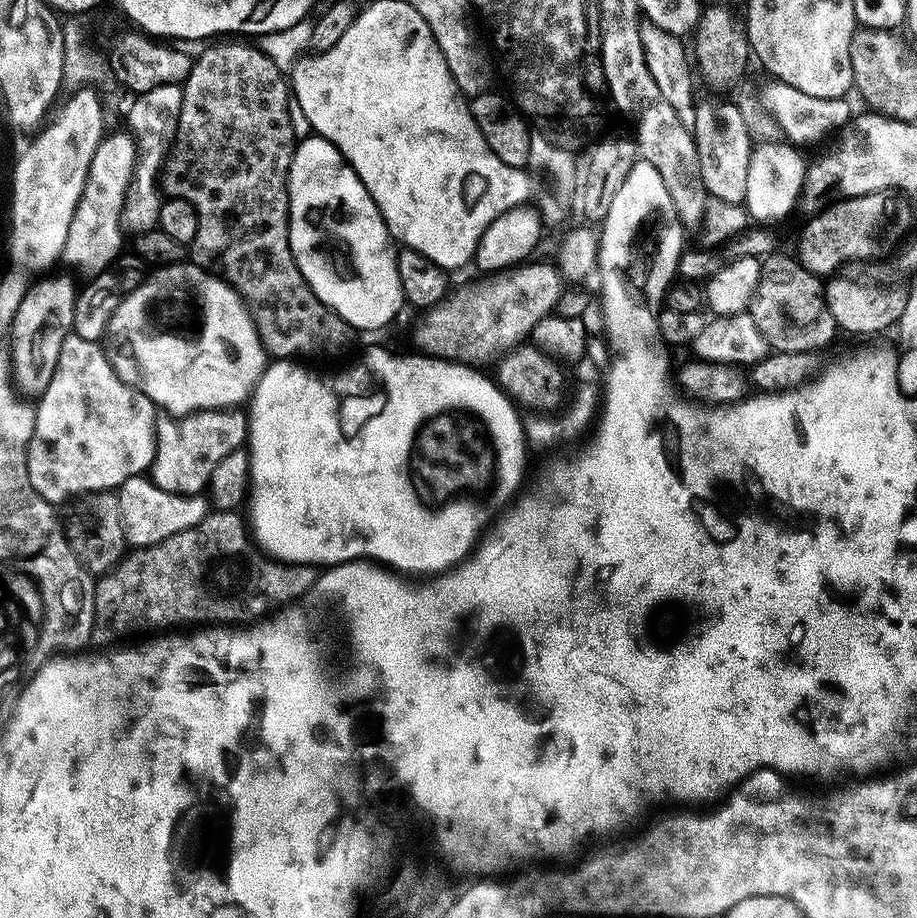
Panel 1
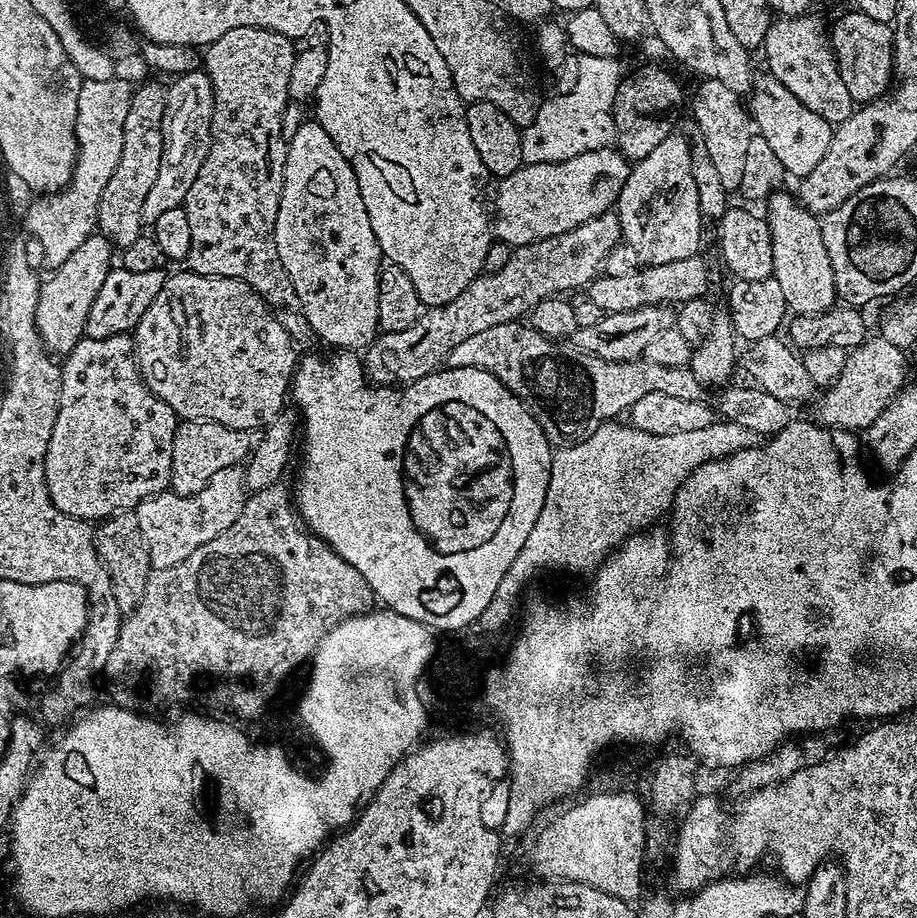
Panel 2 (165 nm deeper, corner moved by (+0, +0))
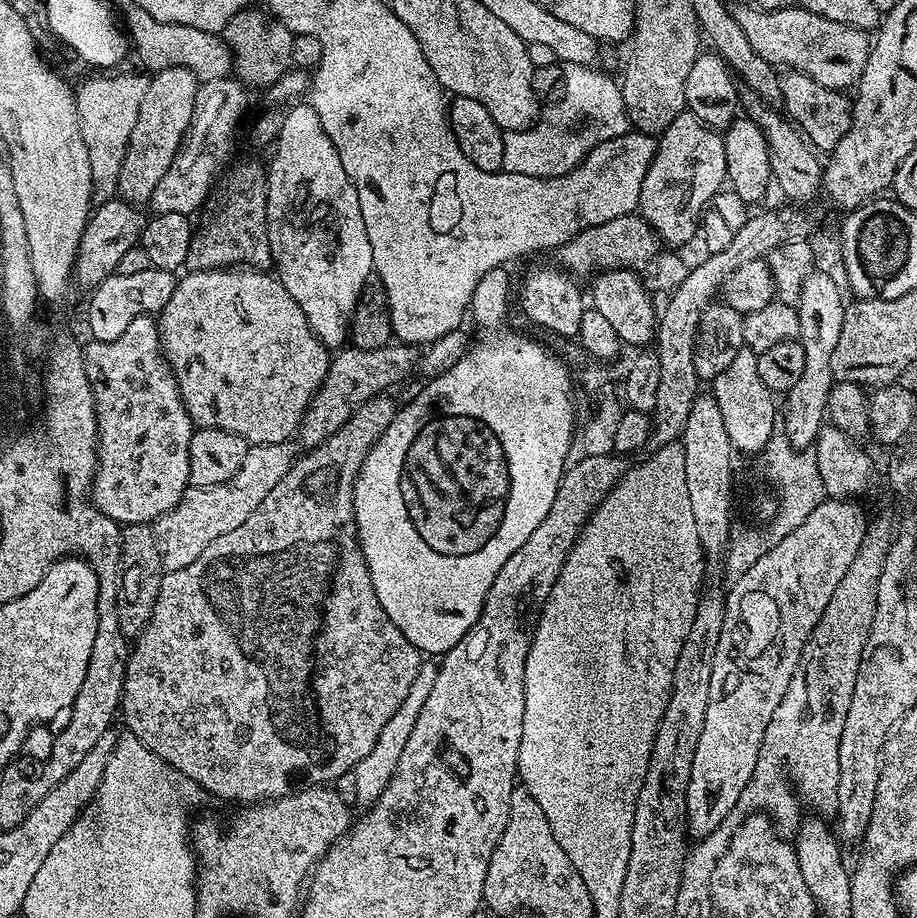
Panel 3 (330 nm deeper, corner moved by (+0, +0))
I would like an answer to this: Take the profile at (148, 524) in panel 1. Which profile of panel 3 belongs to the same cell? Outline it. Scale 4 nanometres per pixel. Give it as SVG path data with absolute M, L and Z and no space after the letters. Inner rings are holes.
M291 443L283 444L254 444L251 445L234 478L225 484L213 488L189 487L183 498L172 507L169 512L162 514L151 525L152 533L156 539L156 549L160 555L160 567L164 572L182 570L214 542L222 534L230 534L230 530L238 530L254 510L282 482L282 478L291 470L294 463Z

